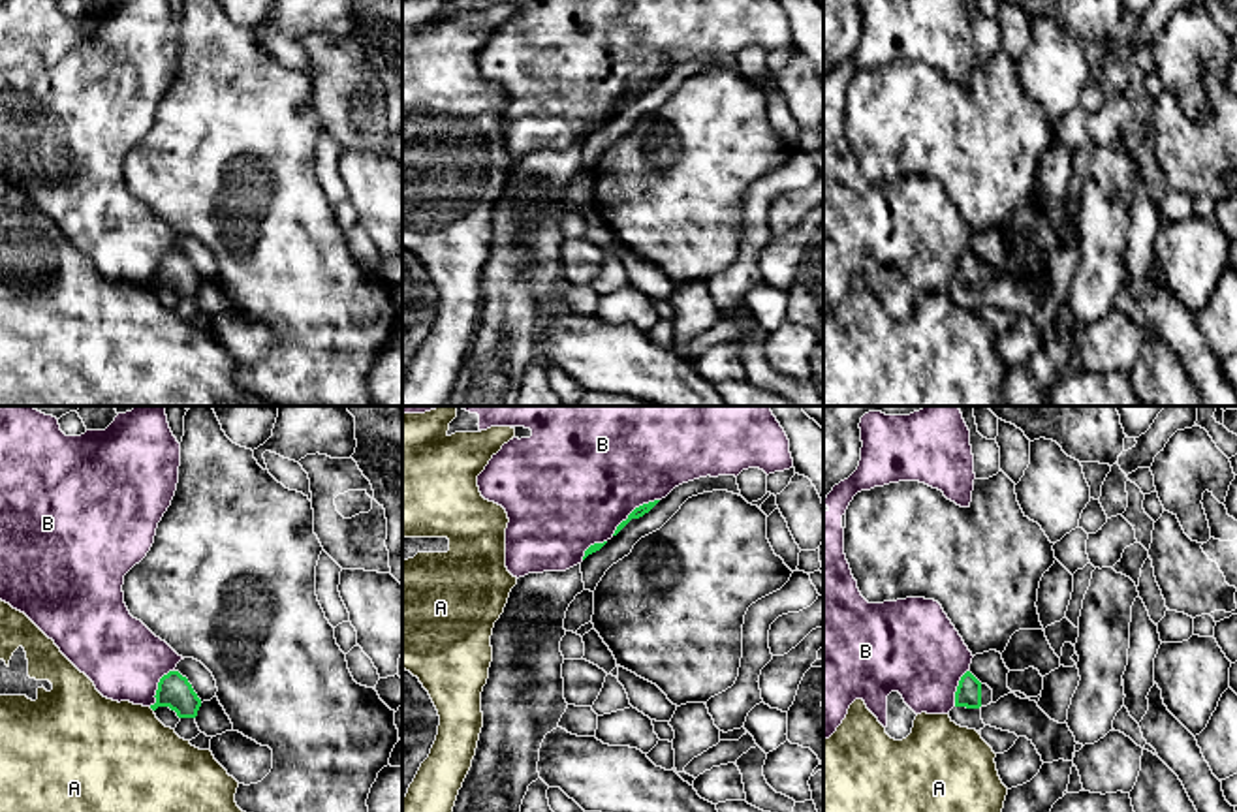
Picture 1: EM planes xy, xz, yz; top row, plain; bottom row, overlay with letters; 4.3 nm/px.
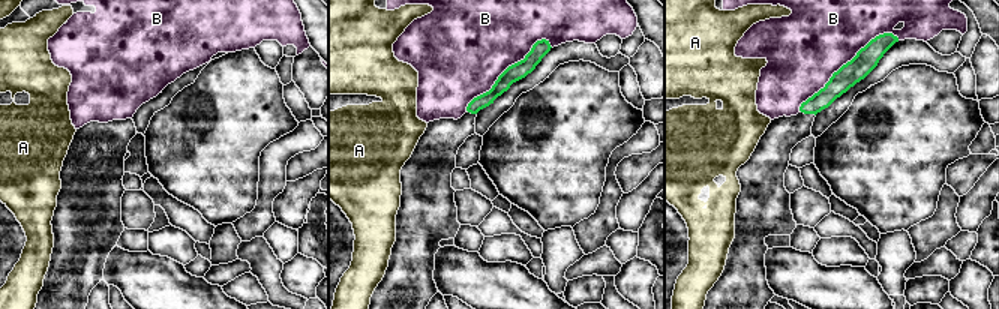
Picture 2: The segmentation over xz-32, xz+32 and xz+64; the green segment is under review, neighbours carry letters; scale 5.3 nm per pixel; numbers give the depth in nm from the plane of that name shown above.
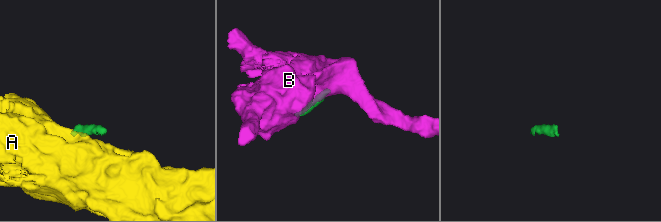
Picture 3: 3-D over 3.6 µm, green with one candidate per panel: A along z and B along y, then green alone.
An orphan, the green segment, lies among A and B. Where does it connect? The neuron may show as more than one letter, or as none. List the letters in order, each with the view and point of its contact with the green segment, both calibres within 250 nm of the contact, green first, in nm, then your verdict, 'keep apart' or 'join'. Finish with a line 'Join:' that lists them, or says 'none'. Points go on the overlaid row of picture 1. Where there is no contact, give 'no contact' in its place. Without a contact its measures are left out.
A: no contact; keep apart
B: contact xz (634, 510); calibres 50 and 500 nm; keep apart
Join: none

